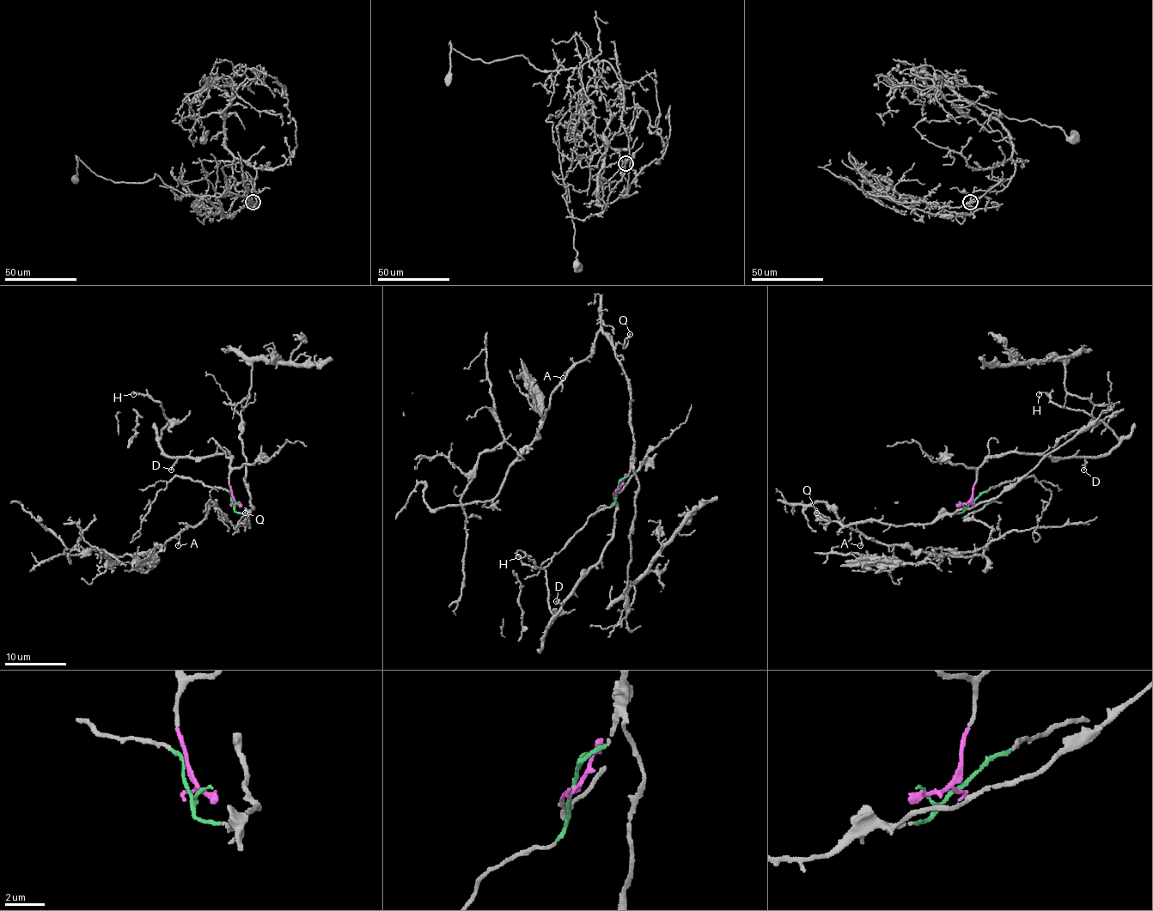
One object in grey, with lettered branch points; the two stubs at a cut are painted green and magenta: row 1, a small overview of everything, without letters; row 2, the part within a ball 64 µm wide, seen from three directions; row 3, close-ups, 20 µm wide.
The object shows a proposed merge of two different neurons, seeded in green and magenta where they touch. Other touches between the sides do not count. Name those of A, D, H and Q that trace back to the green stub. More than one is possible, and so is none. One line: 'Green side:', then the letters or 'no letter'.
Green side: A, Q

